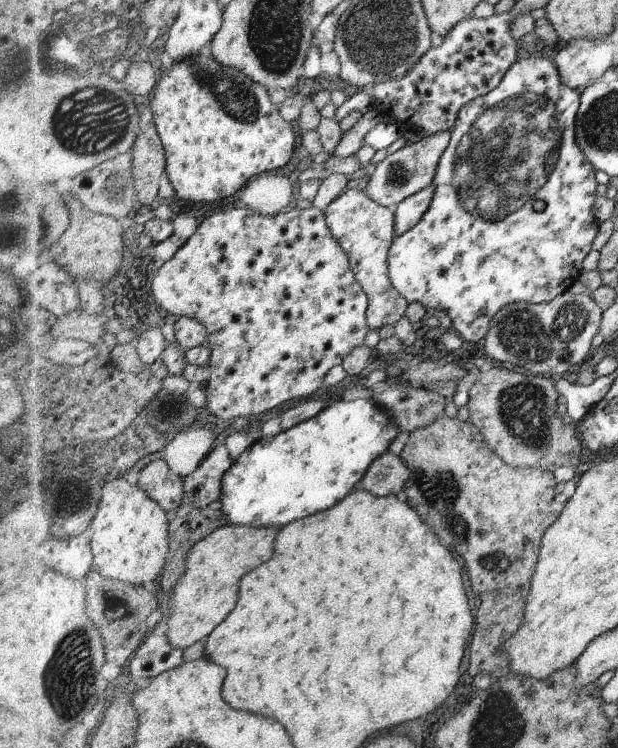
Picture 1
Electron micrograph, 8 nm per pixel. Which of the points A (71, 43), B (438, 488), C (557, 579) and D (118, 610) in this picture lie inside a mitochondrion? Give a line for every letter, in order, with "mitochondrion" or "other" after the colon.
A: mitochondrion
B: mitochondrion
C: other
D: mitochondrion

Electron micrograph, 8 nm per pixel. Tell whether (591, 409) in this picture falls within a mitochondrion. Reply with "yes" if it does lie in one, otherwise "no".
no

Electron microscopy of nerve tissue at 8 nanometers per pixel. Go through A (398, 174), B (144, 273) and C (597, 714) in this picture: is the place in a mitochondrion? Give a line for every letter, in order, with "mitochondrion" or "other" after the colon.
A: mitochondrion
B: other
C: other

